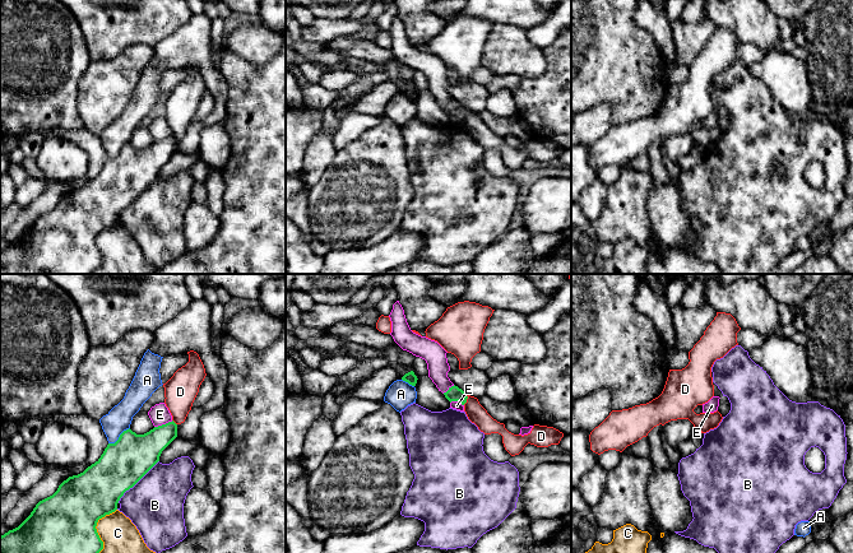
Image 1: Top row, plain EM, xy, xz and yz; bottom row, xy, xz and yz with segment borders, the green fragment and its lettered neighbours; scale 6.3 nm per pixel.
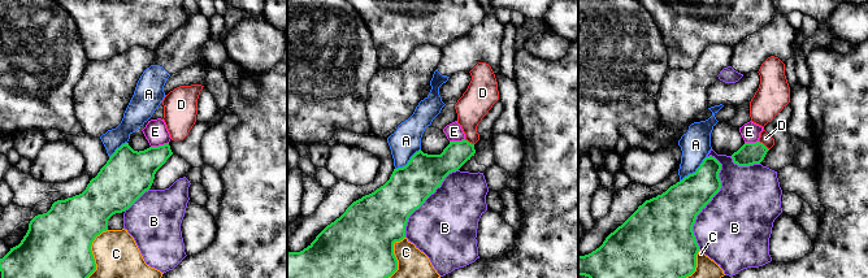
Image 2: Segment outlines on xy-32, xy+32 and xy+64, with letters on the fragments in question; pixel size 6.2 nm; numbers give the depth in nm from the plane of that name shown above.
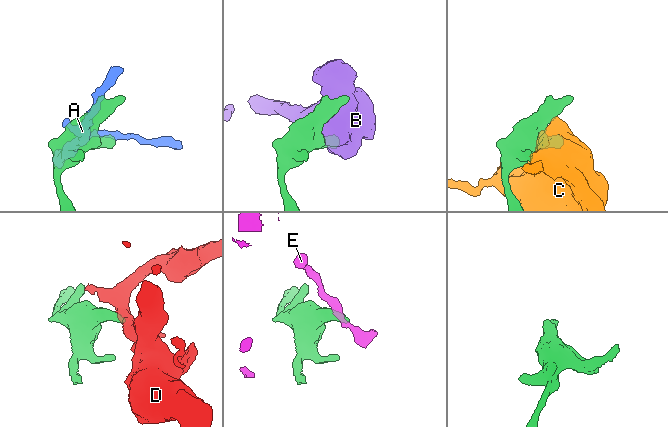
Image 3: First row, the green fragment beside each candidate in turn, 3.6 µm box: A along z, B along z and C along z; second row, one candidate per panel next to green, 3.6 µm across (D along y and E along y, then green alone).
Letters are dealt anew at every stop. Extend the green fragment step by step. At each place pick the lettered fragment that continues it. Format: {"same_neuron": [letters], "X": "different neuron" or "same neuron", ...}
{"same_neuron": [], "A": "different neuron", "B": "different neuron", "C": "different neuron", "D": "different neuron", "E": "different neuron"}

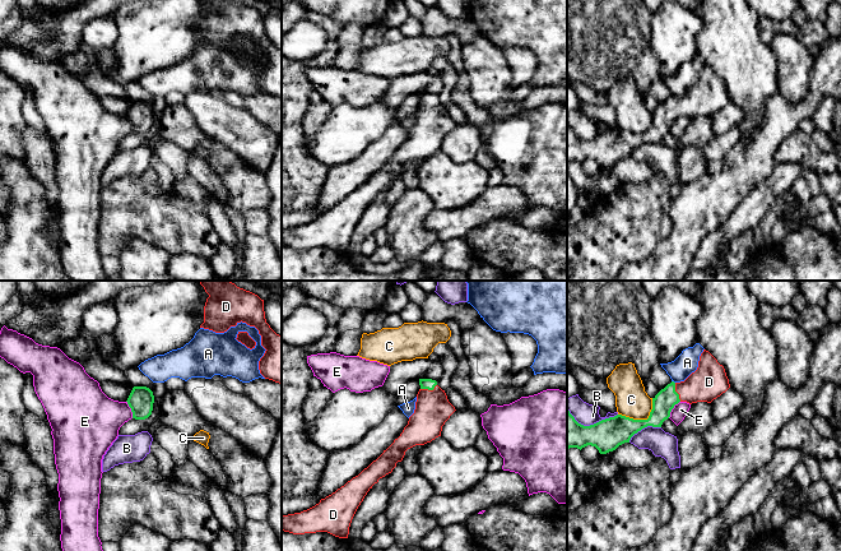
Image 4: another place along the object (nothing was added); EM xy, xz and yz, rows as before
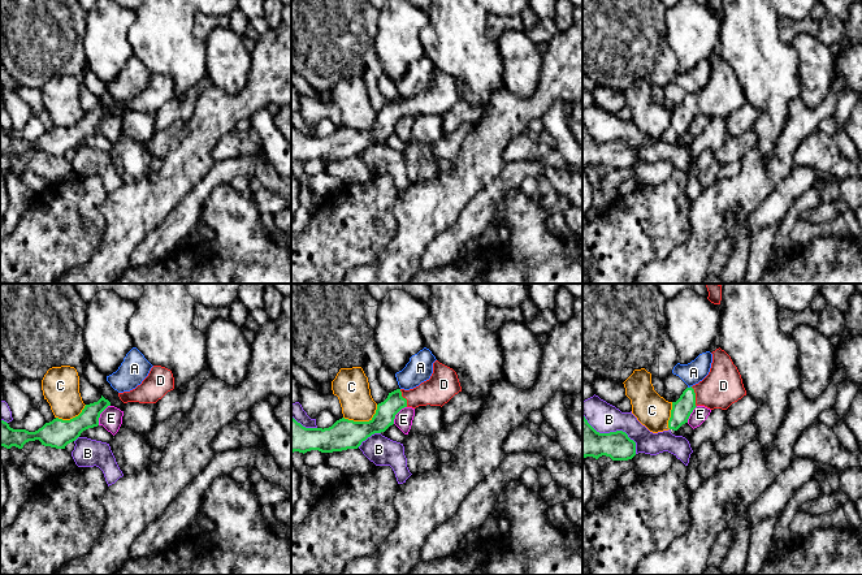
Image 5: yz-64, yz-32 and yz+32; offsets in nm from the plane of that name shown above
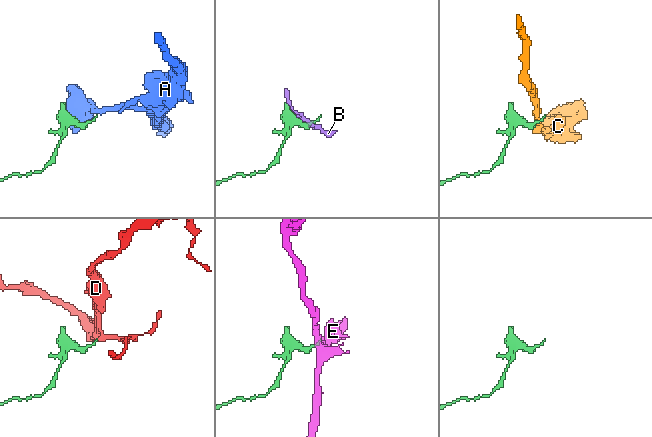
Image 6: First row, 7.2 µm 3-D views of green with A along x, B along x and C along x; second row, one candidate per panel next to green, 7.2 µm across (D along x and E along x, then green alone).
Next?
{"same_neuron": ["D"], "A": "different neuron", "B": "different neuron", "C": "different neuron", "D": "same neuron", "E": "different neuron"}

